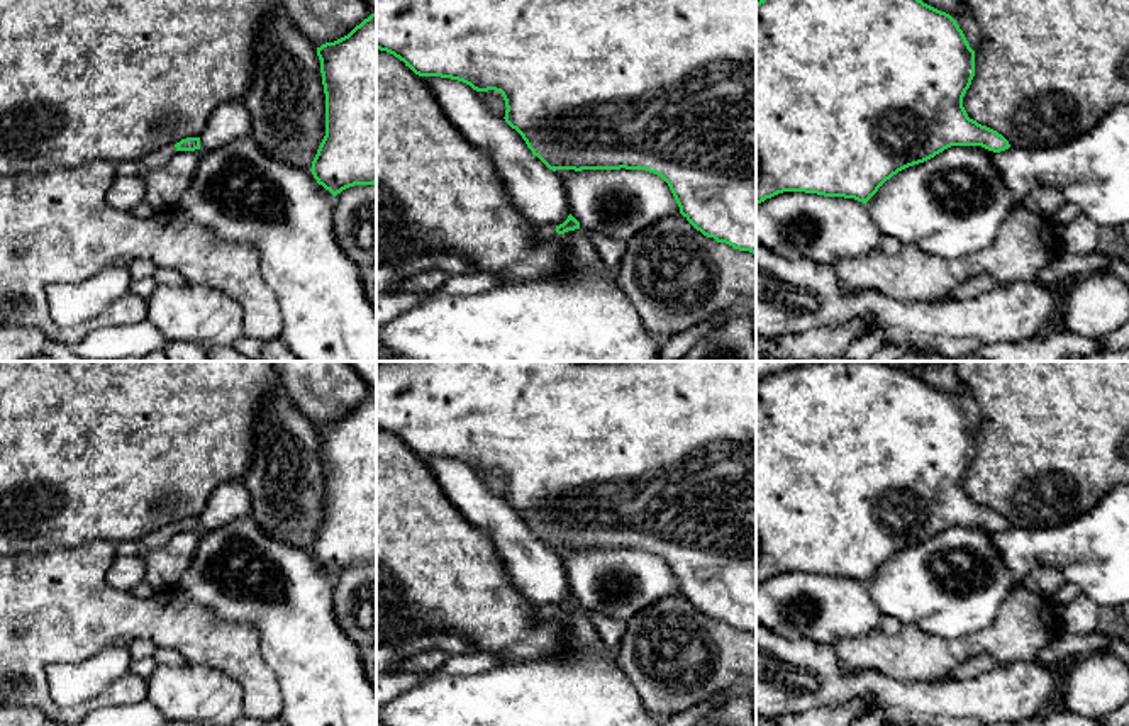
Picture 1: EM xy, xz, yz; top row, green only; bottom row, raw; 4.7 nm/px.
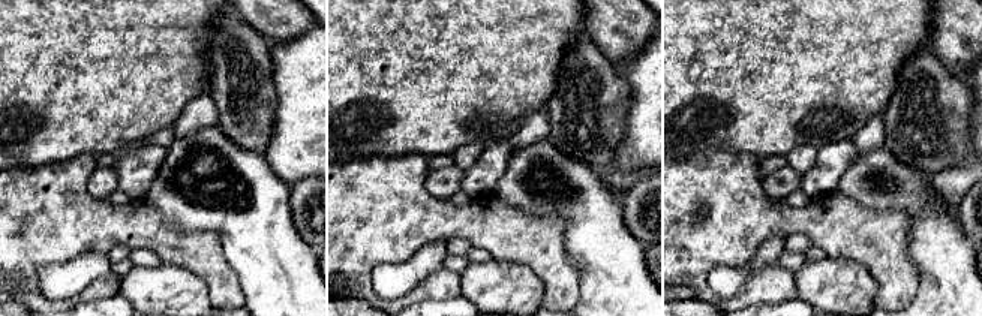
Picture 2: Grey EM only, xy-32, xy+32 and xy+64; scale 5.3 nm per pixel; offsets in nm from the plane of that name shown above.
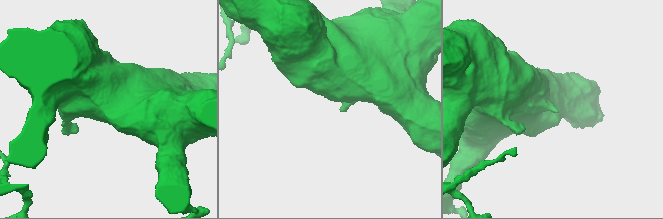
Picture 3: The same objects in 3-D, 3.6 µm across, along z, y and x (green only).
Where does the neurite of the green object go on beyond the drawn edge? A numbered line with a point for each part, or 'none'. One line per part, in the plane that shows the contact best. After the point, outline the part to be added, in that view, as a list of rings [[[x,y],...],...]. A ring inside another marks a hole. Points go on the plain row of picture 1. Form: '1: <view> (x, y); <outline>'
1: xz (545, 611); [[[539,604],[534,614],[536,623],[544,623],[554,619],[558,616],[556,606],[553,604]]]

